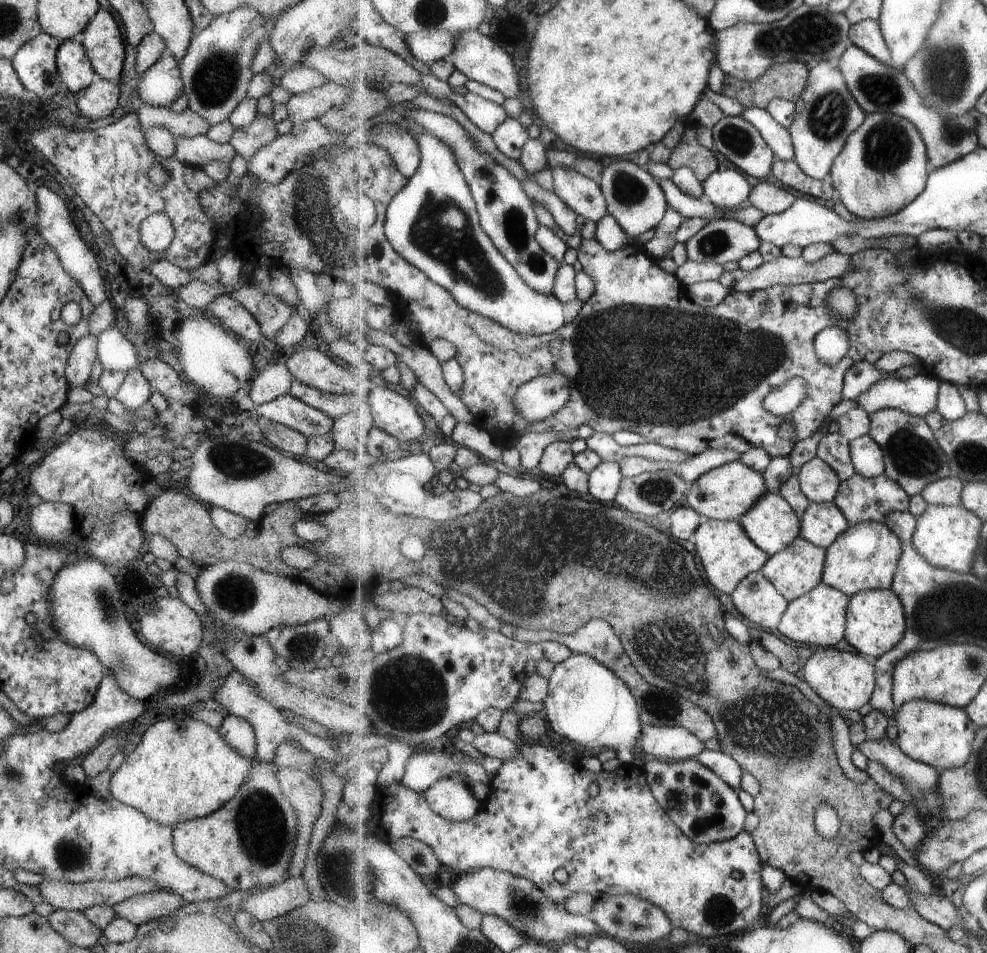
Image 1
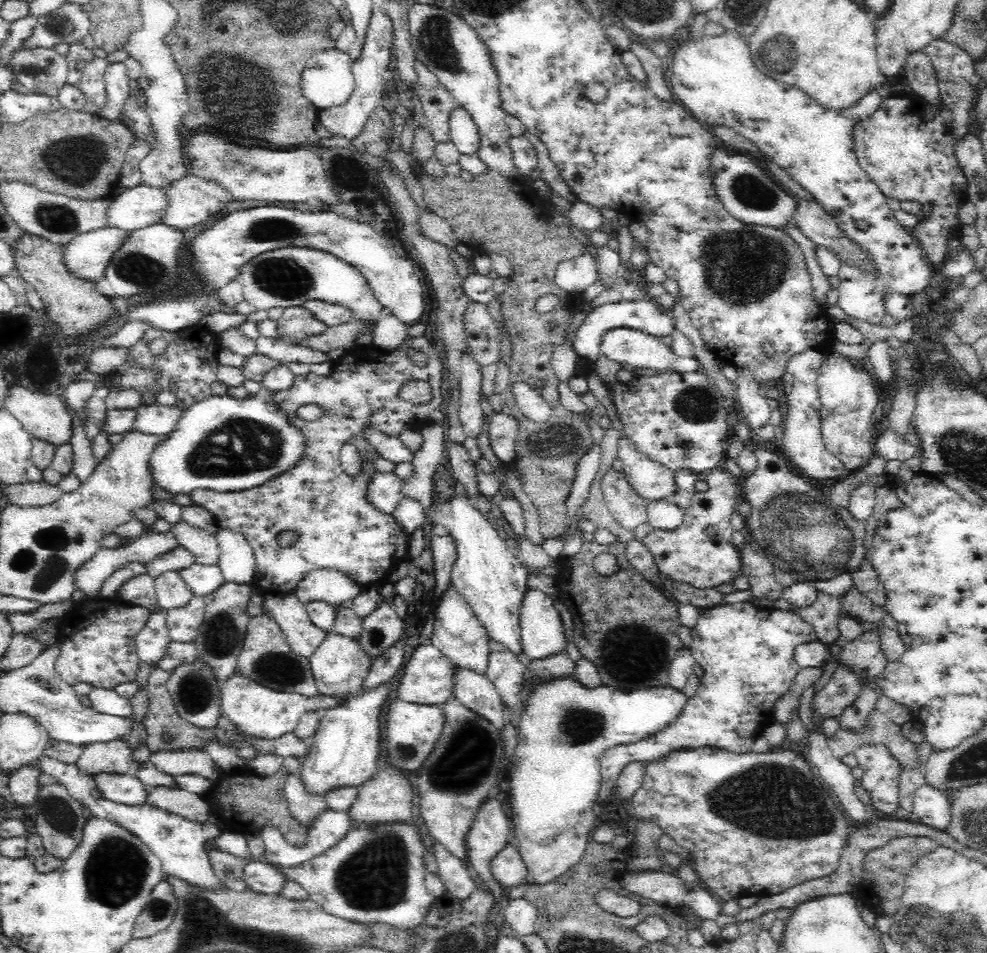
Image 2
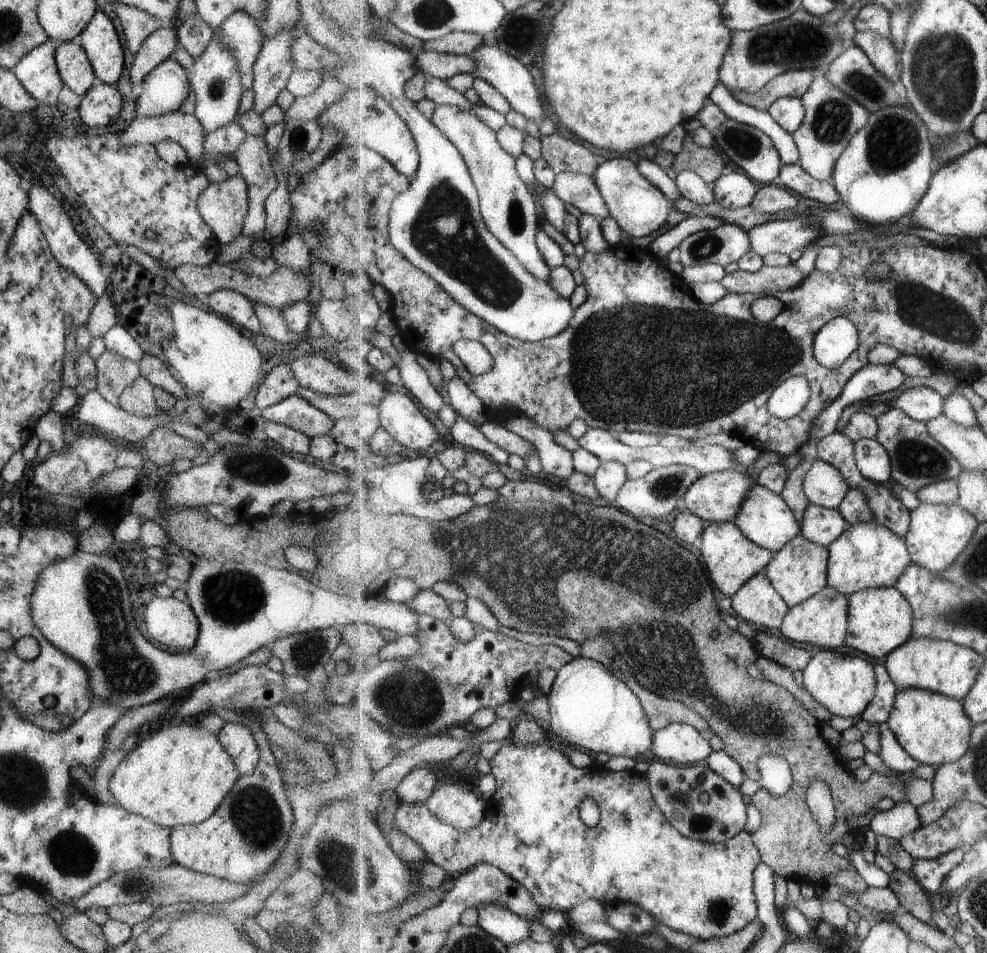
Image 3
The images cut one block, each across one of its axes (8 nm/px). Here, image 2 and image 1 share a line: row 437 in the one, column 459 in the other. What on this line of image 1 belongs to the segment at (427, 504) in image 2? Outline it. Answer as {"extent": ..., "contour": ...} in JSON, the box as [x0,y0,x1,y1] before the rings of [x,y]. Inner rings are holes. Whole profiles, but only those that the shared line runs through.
{"extent":[451,422,503,461],"contour":[[[458,422],[451,438],[455,443],[477,451],[491,461],[501,460],[503,446],[487,430],[483,430],[475,424]]]}

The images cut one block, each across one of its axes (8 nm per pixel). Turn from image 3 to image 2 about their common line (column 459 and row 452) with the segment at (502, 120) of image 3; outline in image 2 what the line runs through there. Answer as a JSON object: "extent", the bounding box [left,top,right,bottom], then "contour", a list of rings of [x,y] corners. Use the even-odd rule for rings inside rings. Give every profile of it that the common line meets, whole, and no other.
{"extent":[86,386,112,463],"contour":[[[106,386],[96,388],[92,397],[86,403],[87,416],[93,418],[93,422],[99,430],[96,437],[93,438],[93,442],[90,442],[92,443],[92,455],[94,455],[97,463],[104,459],[104,456],[108,454],[112,446],[109,440],[111,434],[102,430],[104,420],[106,420],[106,412],[108,412],[106,398],[109,396],[109,393],[110,390]]]}

